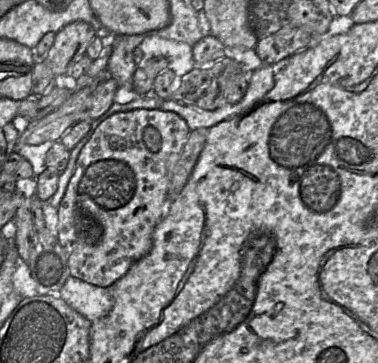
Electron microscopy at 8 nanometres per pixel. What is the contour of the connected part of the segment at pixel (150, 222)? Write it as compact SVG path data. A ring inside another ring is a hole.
M136 109L127 112L118 112L103 121L95 130L94 134L82 148L76 162L75 172L72 175L65 195L58 208L58 242L65 254L70 275L82 281L99 287L110 287L120 279L130 267L152 248L152 235L155 227L163 218L166 208L170 203L168 198L168 171L167 161L171 155L177 155L184 148L191 130L186 121L175 112L162 111L159 109Z

